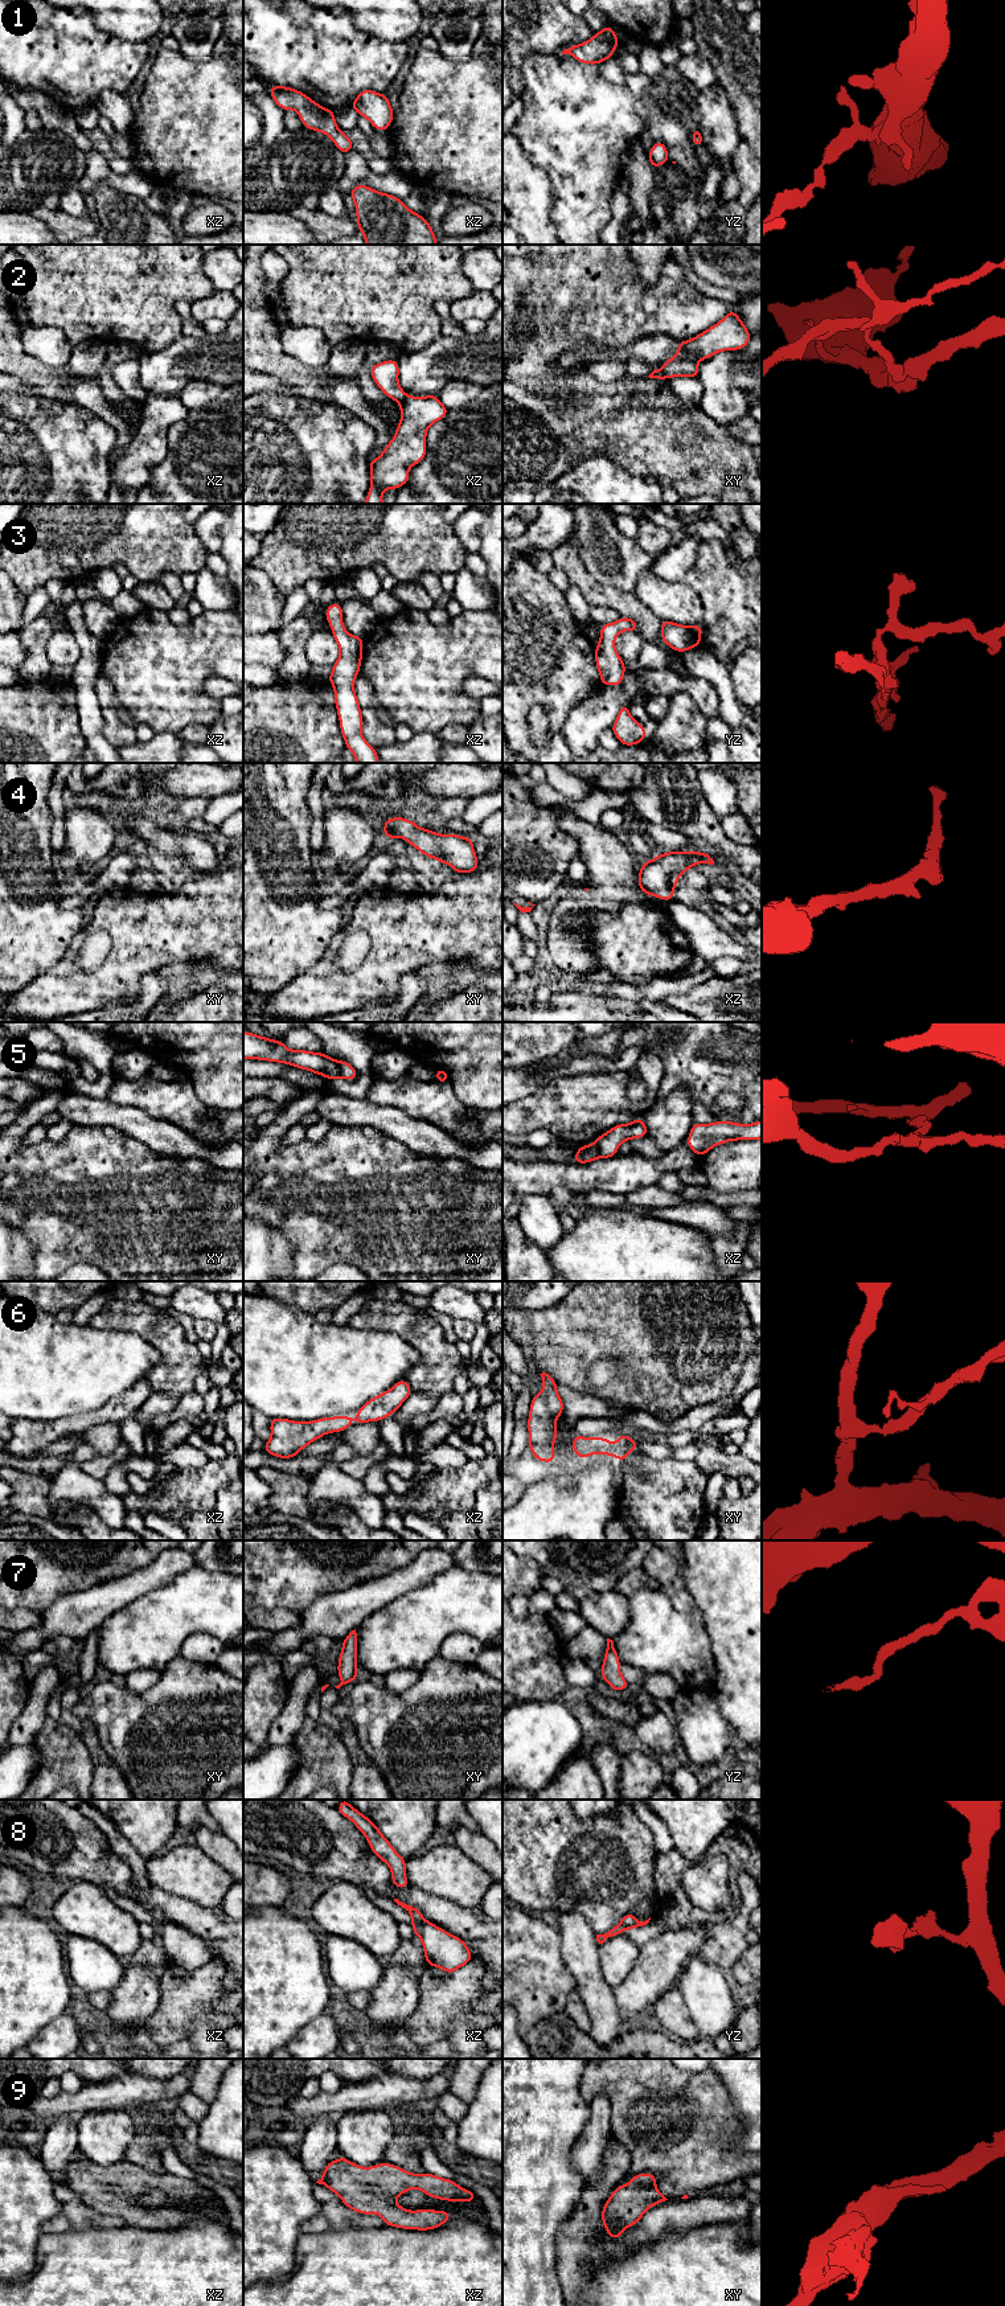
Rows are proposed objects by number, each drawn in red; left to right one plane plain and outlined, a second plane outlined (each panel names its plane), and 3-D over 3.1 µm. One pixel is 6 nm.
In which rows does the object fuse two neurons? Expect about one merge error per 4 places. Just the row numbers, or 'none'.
2, 5, 8

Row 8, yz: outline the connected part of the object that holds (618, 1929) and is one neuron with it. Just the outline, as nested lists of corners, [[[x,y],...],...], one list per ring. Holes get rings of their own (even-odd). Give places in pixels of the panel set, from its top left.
[[[618,1924],[618,1925],[615,1925],[614,1928],[611,1928],[608,1932],[606,1932],[606,1933],[603,1933],[603,1934],[596,1934],[596,1941],[598,1941],[599,1944],[603,1944],[607,1938],[611,1938],[611,1937],[614,1937],[614,1936],[622,1934],[624,1930],[627,1930],[627,1929],[629,1929],[629,1928],[637,1929],[639,1925],[635,1925],[635,1927],[624,1927],[624,1925],[622,1925],[622,1924]]]

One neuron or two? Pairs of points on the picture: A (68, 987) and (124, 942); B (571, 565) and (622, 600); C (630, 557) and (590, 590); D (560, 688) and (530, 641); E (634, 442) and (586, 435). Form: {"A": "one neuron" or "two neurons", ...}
{"A": "one neuron", "B": "one neuron", "C": "two neurons", "D": "one neuron", "E": "one neuron"}

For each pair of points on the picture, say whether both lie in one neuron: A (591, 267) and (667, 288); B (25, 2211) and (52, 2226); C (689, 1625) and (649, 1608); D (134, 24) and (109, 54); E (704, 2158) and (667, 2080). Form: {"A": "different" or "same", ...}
{"A": "same", "B": "different", "C": "same", "D": "different", "E": "same"}

